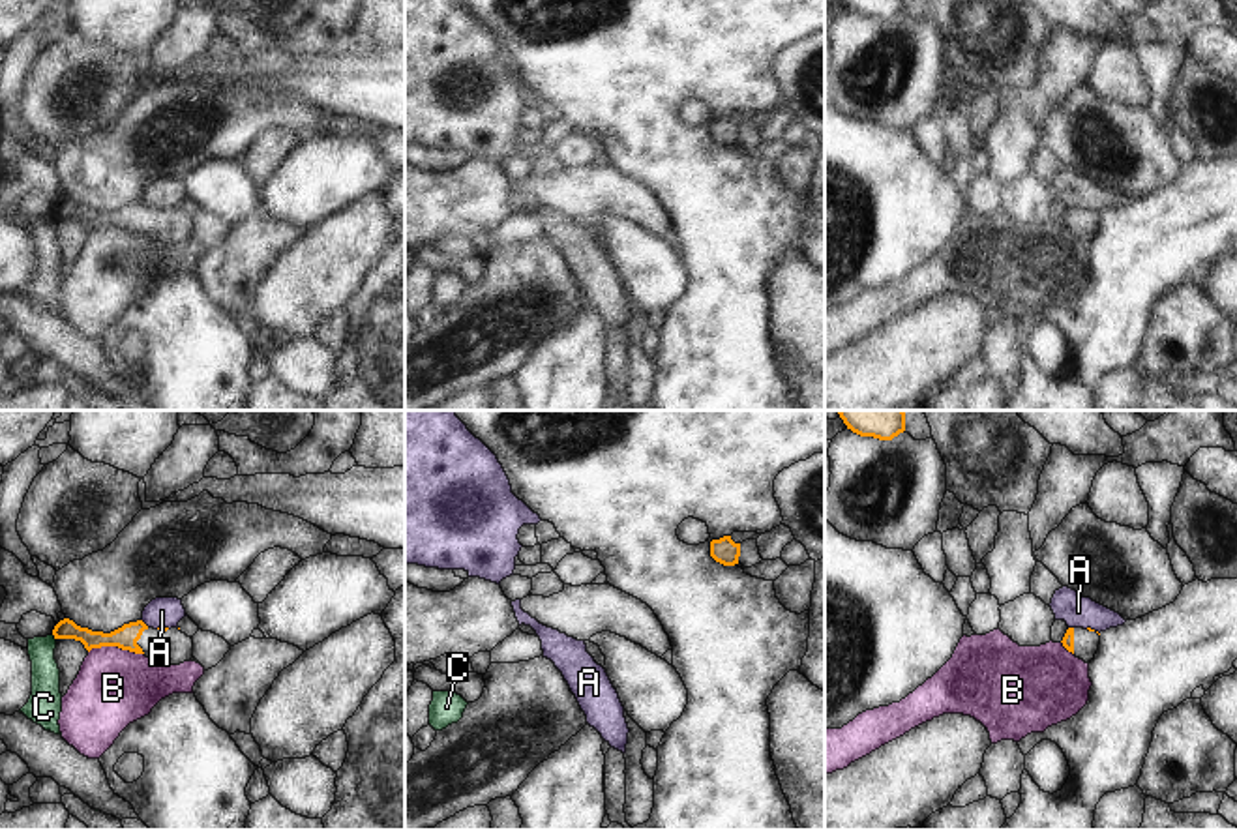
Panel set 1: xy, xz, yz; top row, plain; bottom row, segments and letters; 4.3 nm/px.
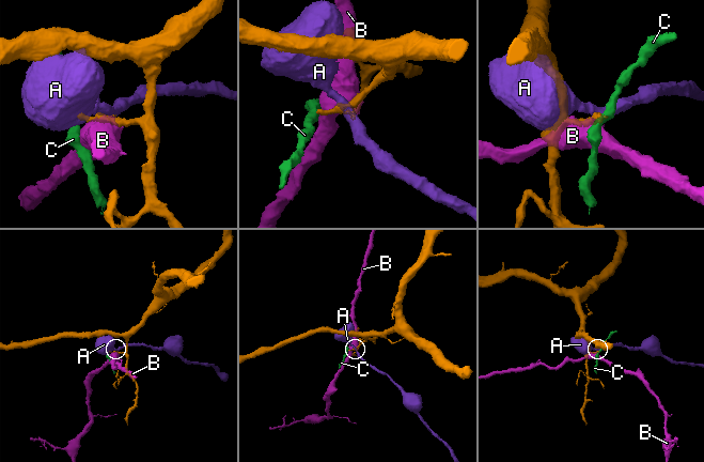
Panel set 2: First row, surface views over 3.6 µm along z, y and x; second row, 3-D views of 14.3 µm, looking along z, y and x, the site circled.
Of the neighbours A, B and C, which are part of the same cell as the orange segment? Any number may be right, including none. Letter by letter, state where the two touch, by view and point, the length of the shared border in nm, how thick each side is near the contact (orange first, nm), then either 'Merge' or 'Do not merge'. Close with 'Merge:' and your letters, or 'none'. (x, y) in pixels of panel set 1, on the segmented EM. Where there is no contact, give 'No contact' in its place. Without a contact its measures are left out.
A: Touches orange at xy (143, 622). Shared border 50 nm. Thickness 100 nm (orange) against 130 nm. Do not merge
B: Touches orange at xy (117, 645). Shared border 240 nm. Thickness 100 nm (orange) against 320 nm. Do not merge
C: Touches orange at xy (55, 637). Shared border 30 nm. Thickness 90 nm (orange) against 130 nm. Do not merge
Merge: none.

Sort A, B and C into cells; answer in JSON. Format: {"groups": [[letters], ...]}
{"groups": [["A"], ["B"], ["C"]]}

